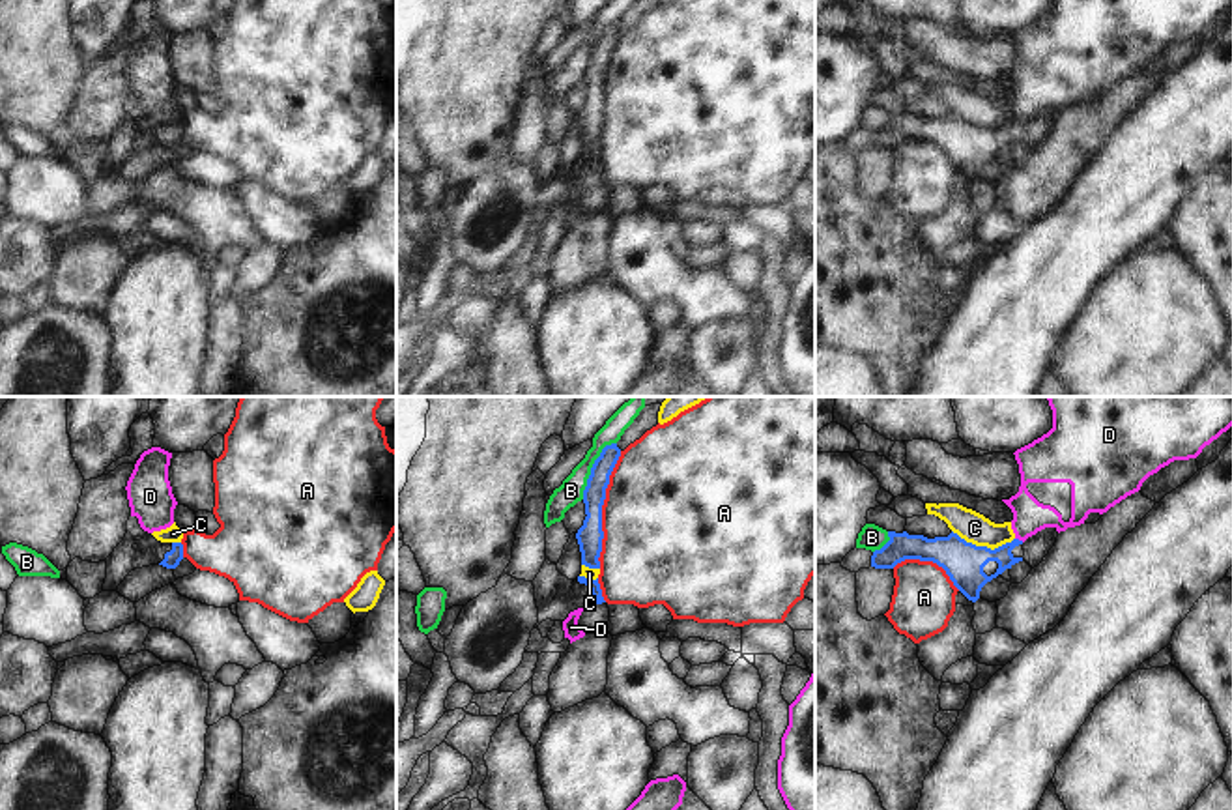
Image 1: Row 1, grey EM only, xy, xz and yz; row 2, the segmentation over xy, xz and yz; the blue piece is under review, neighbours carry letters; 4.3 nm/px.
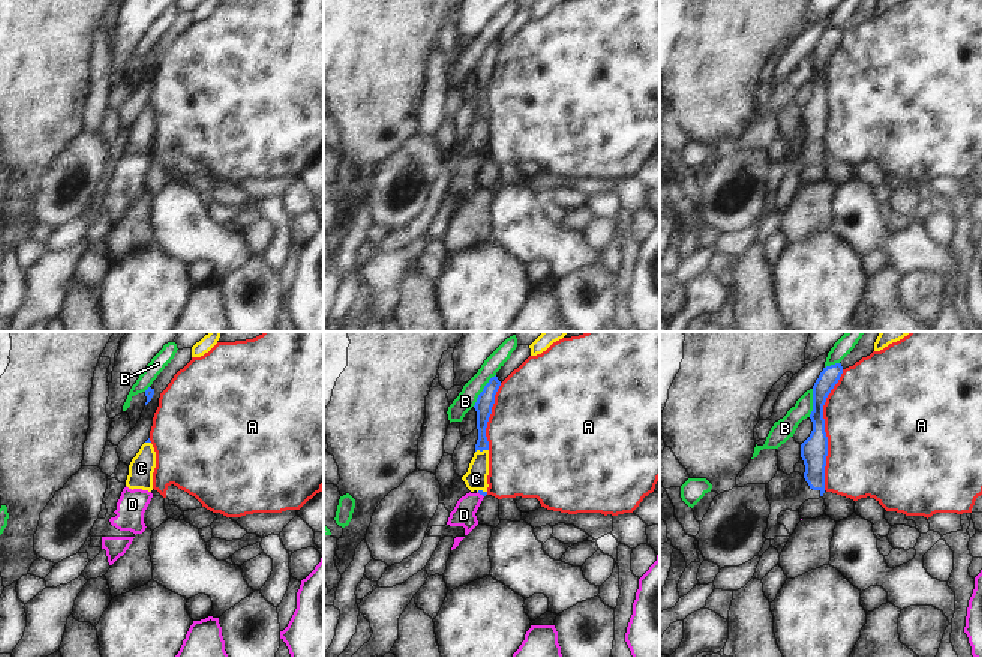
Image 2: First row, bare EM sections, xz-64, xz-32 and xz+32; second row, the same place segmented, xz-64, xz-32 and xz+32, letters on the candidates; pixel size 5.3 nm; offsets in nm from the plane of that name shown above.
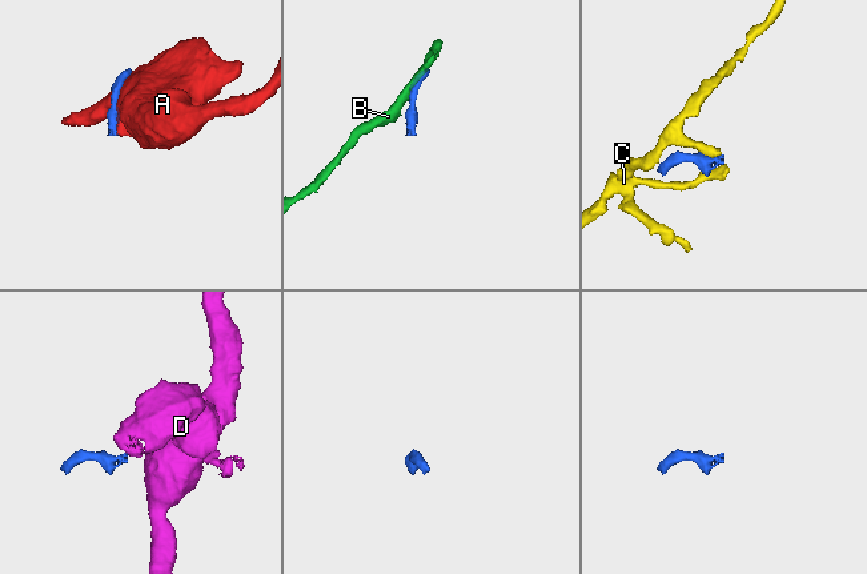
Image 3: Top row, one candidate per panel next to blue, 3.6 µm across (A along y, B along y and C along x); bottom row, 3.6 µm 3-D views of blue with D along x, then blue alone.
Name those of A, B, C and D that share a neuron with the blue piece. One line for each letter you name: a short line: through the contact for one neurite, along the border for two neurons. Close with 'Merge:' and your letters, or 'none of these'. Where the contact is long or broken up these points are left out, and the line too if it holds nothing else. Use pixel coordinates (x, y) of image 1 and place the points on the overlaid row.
Merge: none of these

